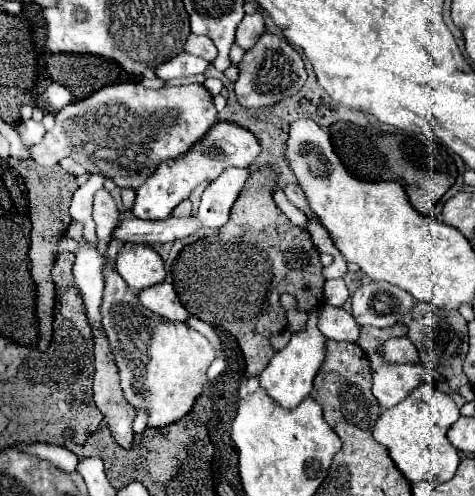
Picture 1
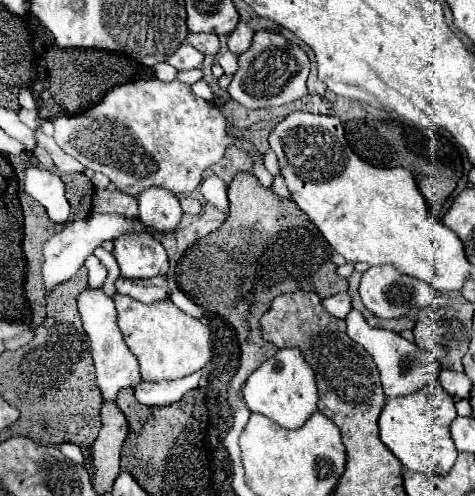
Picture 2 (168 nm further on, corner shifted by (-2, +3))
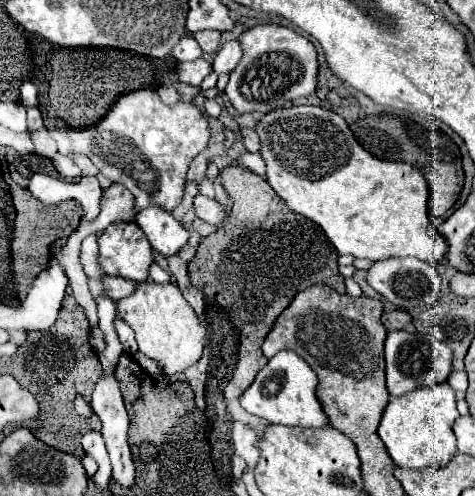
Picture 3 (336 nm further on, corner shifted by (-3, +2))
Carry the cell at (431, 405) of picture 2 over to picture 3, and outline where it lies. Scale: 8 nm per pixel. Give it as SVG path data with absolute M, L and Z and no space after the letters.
M443 382L391 398L377 432L397 466L413 470L427 466L445 466L457 454L453 434L453 422L457 418L459 412L455 408L455 390Z

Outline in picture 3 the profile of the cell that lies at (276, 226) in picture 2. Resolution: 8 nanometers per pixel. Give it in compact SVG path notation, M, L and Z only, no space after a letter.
M227 166L219 176L233 200L231 214L215 234L201 240L189 262L189 278L193 286L229 312L239 330L239 362L225 388L225 398L235 400L267 364L261 344L293 296L313 284L329 284L333 290L345 292L345 284L337 270L337 250L333 250L323 230L305 216L291 212L263 176L243 166Z

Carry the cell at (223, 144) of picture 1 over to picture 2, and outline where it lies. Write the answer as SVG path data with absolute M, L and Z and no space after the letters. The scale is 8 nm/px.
M164 187L144 189L138 195L138 205L140 205L138 219L158 229L160 233L174 231L180 223L182 213L178 213L178 197Z

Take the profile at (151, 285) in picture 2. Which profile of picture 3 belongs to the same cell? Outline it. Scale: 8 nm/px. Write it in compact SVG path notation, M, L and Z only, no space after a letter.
M103 276L101 284L103 284L103 294L115 302L119 298L125 298L127 294L131 294L135 290L135 282L119 278L119 276Z

